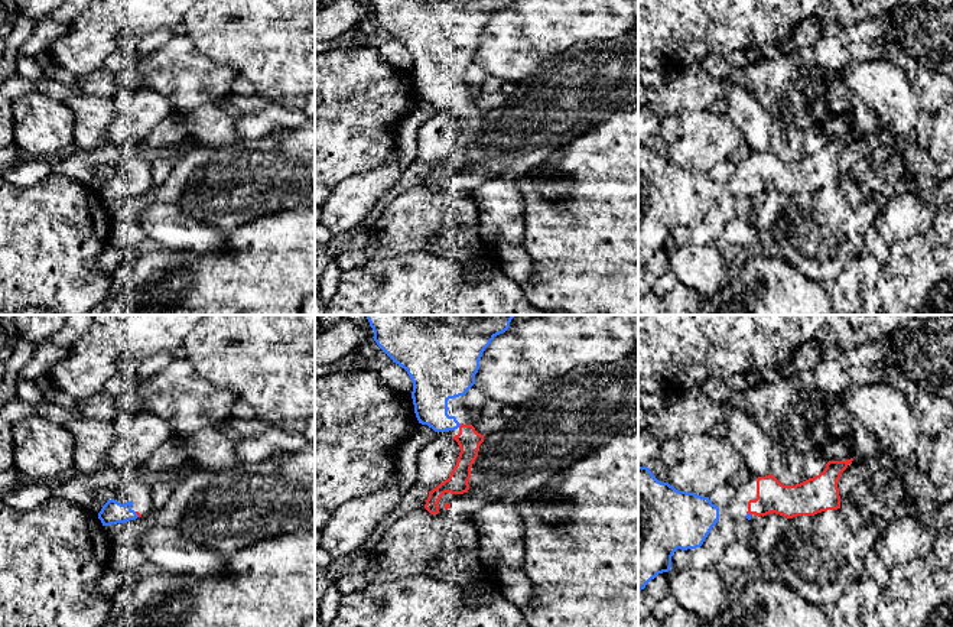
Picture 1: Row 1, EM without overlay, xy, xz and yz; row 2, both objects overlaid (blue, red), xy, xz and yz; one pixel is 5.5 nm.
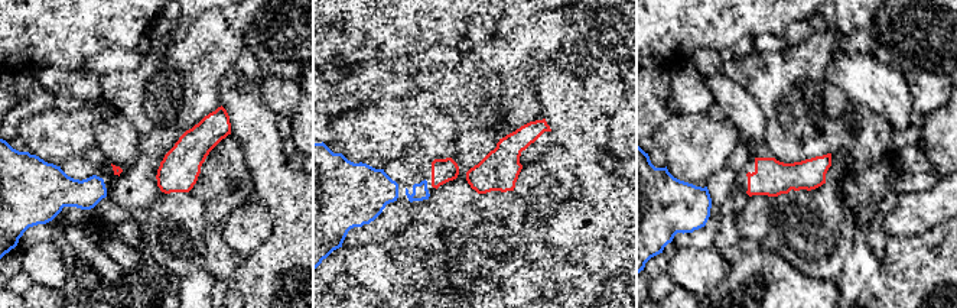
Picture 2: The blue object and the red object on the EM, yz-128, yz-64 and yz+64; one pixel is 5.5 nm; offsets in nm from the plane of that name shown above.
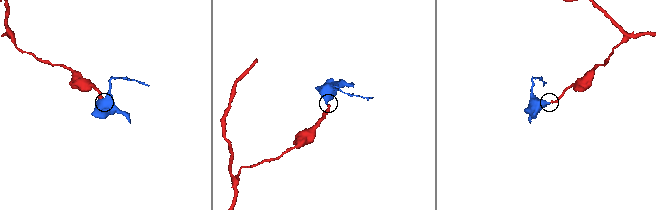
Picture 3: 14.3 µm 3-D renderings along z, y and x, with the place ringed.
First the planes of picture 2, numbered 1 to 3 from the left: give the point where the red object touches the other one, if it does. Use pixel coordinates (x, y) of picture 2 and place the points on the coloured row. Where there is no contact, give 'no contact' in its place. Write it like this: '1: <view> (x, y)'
1: no contact
2: no contact
3: no contact

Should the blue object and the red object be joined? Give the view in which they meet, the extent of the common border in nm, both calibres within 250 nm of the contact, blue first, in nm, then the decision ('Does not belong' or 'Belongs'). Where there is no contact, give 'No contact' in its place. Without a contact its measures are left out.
Touches blue in xz. Shared border 30 nm. Thickness 200 nm (blue) against 130 nm. Belongs

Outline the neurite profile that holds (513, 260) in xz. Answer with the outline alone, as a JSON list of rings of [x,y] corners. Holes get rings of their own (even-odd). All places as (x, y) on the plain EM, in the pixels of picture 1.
[[[501,243],[497,250],[500,269],[515,283],[524,285],[533,273],[533,260],[521,246]]]

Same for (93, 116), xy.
[[[78,94],[66,104],[74,113],[74,143],[78,149],[98,147],[107,142],[114,118],[114,98]]]

